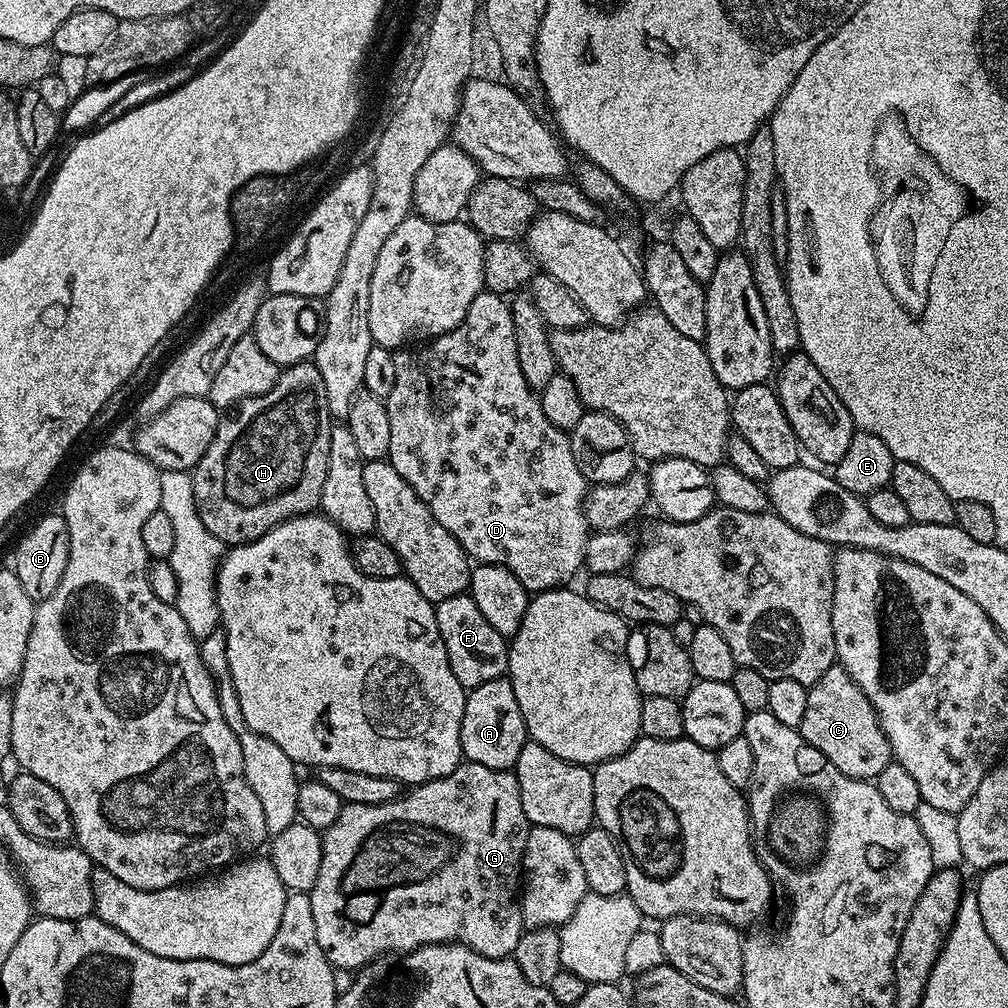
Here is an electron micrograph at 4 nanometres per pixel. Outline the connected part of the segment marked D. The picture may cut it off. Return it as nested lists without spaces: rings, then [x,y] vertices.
[[[479,292],[470,302],[470,310],[466,318],[452,332],[437,336],[423,346],[412,346],[407,350],[397,351],[394,355],[394,390],[386,398],[388,413],[390,414],[390,450],[386,457],[410,482],[410,486],[430,506],[430,514],[454,534],[454,538],[462,545],[473,561],[482,564],[497,564],[506,566],[510,574],[514,574],[522,582],[522,586],[529,594],[549,592],[552,588],[567,585],[568,580],[576,576],[576,571],[584,568],[586,542],[590,529],[584,517],[584,498],[588,494],[589,483],[584,479],[582,470],[578,470],[578,462],[574,462],[574,450],[569,433],[564,432],[546,414],[542,414],[540,397],[532,387],[522,378],[522,366],[518,362],[518,346],[516,345],[516,327],[512,321],[512,309],[509,301],[501,293]]]

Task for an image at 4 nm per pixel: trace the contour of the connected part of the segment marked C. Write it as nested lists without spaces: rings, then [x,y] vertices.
[[[833,666],[822,674],[818,683],[811,685],[806,698],[806,715],[799,726],[799,734],[805,744],[814,746],[842,774],[855,780],[875,781],[886,766],[893,763],[892,747],[876,717],[870,698],[858,690],[858,686],[846,674],[846,670]]]

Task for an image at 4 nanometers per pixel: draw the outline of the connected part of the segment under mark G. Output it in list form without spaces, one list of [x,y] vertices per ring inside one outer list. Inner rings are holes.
[[[462,762],[449,776],[413,787],[409,792],[412,792],[409,796],[407,793],[385,804],[344,804],[334,826],[323,829],[322,866],[318,868],[318,882],[314,882],[310,893],[310,906],[314,906],[314,930],[318,933],[318,946],[322,946],[322,954],[326,954],[336,970],[359,970],[385,954],[413,952],[415,948],[427,944],[465,944],[486,958],[502,960],[511,957],[526,931],[521,912],[521,864],[530,827],[522,810],[522,798],[515,775],[508,770],[490,770],[490,766]]]

